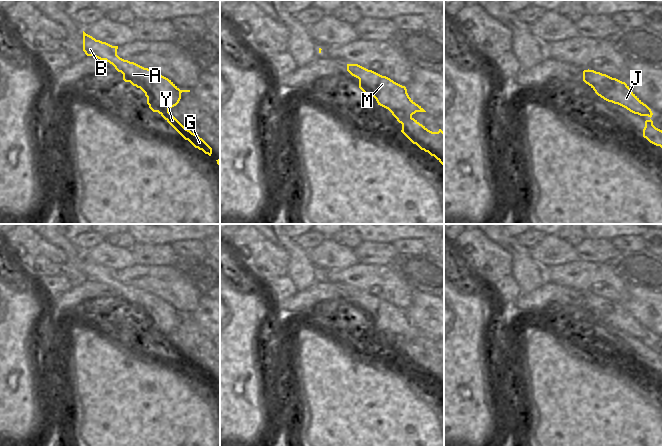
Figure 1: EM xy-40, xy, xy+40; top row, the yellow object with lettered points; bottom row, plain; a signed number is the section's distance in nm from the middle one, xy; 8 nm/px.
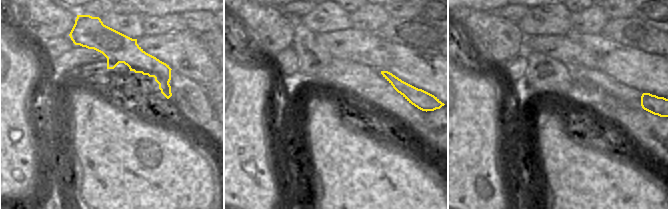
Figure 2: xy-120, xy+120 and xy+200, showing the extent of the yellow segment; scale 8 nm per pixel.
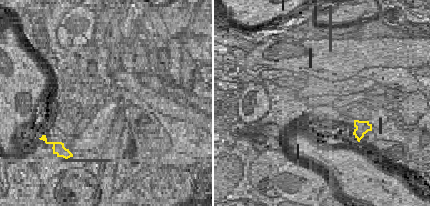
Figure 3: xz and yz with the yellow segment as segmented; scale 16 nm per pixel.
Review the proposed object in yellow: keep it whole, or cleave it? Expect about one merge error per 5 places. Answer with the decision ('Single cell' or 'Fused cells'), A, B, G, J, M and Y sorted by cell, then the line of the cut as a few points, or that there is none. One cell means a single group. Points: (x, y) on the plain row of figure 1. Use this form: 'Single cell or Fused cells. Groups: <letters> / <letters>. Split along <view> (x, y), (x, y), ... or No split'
Fused cells. Groups: A B J M / G Y. Split along xy (389, 334), (403, 335), (411, 340)

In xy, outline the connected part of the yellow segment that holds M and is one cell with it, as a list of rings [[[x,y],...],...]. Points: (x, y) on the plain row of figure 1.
[[[347,288],[347,295],[359,303],[359,312],[367,320],[373,320],[378,329],[389,335],[396,334],[411,340],[416,336],[426,336],[409,321],[405,310],[394,306],[390,302],[358,288]]]

